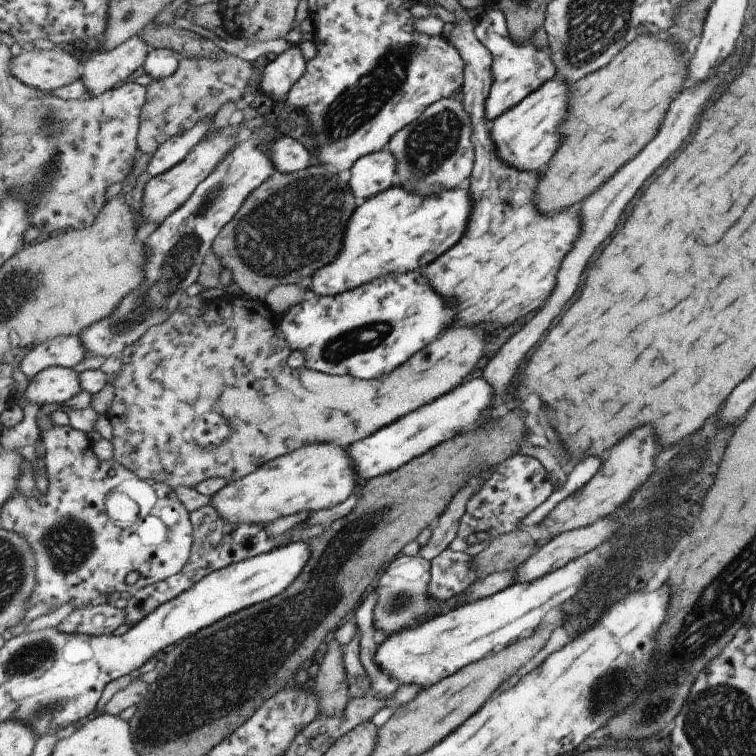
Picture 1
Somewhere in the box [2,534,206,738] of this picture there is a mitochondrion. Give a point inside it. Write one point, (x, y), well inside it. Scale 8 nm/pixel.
(48, 709)

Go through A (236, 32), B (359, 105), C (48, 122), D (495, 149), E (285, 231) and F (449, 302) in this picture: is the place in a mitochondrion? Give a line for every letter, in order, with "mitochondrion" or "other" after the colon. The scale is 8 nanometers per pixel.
A: other
B: mitochondrion
C: mitochondrion
D: other
E: mitochondrion
F: other

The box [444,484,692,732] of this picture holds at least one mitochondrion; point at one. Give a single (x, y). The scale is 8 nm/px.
(611, 690)

